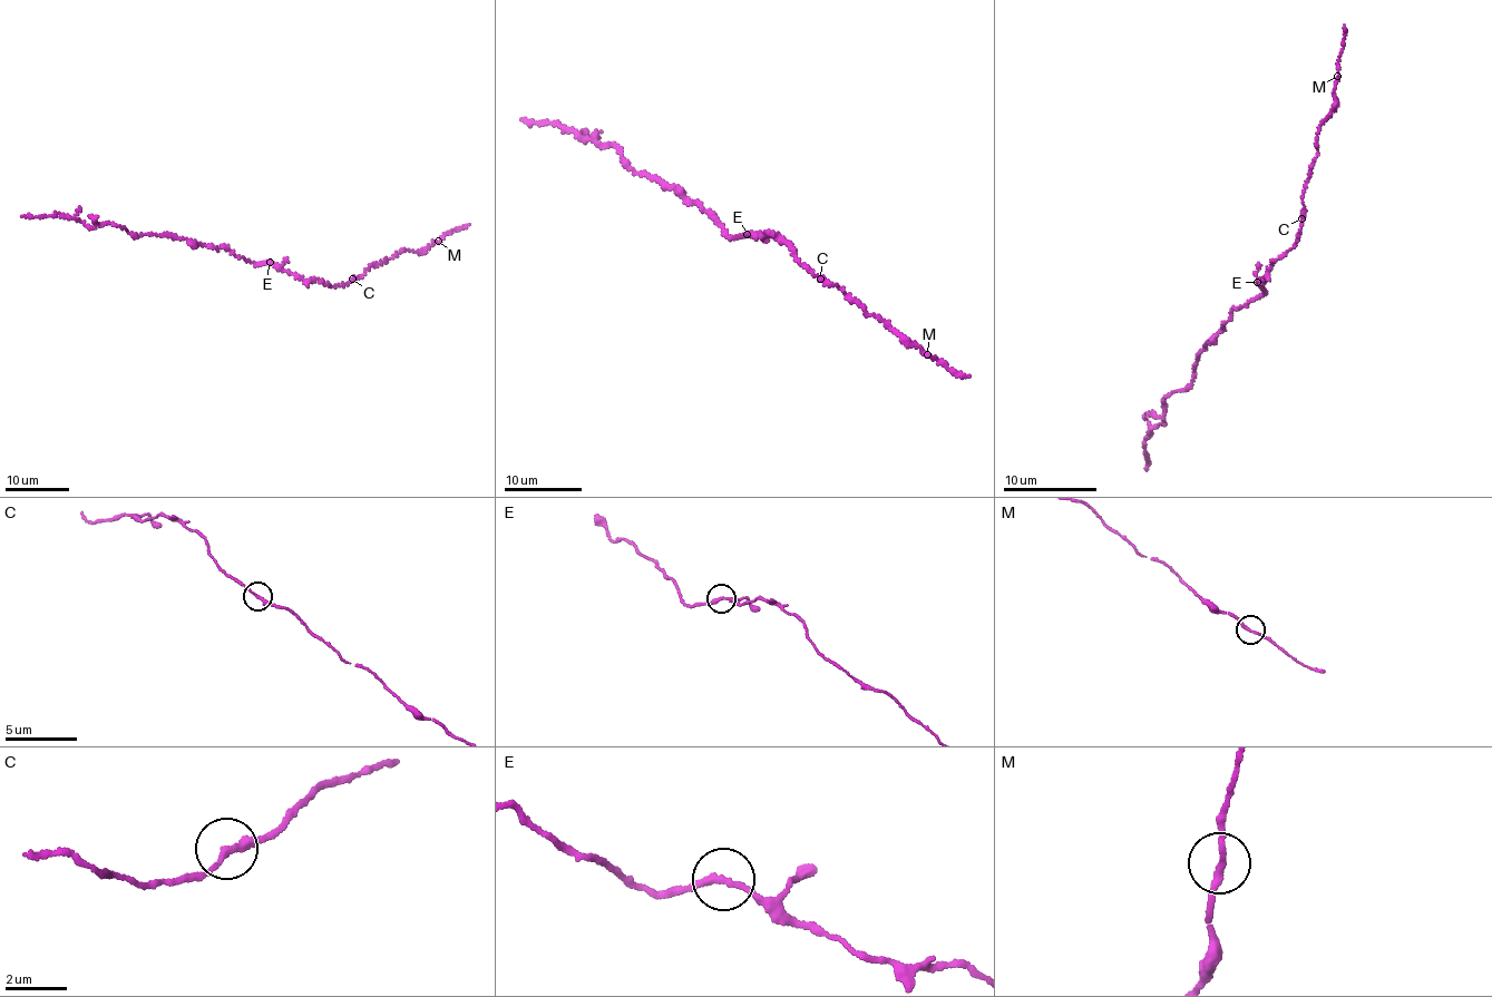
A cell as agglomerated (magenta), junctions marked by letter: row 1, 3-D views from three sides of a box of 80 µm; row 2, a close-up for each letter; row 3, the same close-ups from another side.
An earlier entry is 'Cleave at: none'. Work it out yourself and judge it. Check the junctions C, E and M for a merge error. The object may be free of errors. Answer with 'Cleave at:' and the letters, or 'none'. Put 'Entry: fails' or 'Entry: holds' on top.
Entry: holds
Cleave at: none

